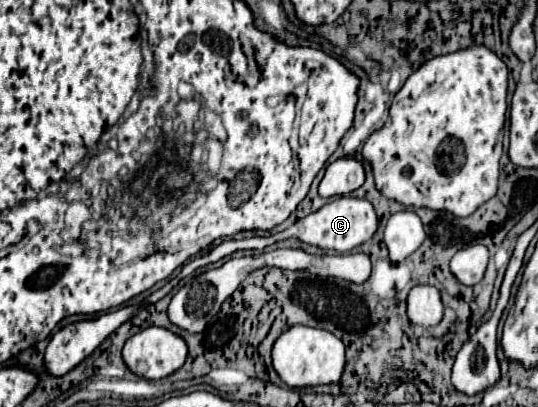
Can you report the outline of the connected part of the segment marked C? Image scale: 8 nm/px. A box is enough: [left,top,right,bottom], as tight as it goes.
[144,196,377,304]

